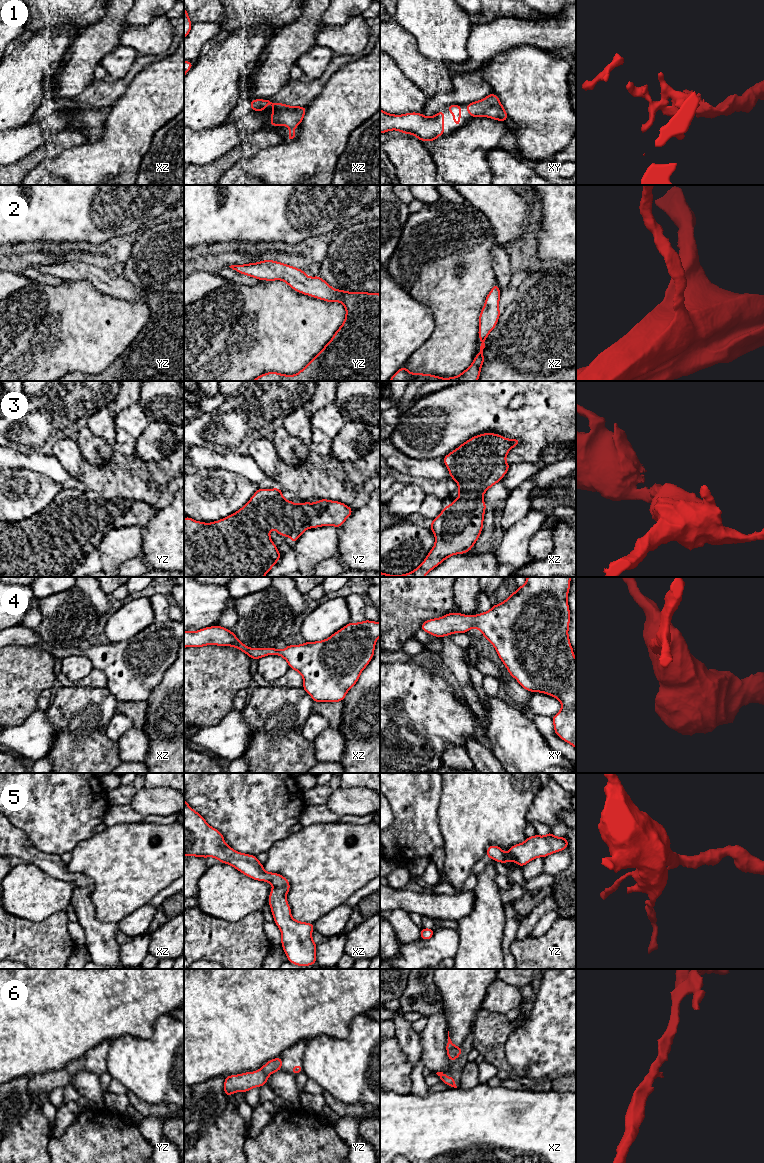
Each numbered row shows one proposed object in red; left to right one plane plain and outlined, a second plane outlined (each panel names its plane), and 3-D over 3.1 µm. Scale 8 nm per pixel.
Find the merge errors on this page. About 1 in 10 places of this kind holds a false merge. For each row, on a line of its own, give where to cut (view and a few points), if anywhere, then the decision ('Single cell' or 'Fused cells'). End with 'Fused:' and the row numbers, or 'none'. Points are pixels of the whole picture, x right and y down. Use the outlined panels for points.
1: No split. Single cell
2: No split. Single cell
3: No split. Single cell
4: No split. Single cell
5: No split. Single cell
6: No split. Single cell
Fused: none

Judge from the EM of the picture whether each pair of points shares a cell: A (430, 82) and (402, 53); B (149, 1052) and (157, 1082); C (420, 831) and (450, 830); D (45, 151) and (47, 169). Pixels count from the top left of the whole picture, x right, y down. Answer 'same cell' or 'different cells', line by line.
A: same cell
B: same cell
C: different cells
D: different cells

